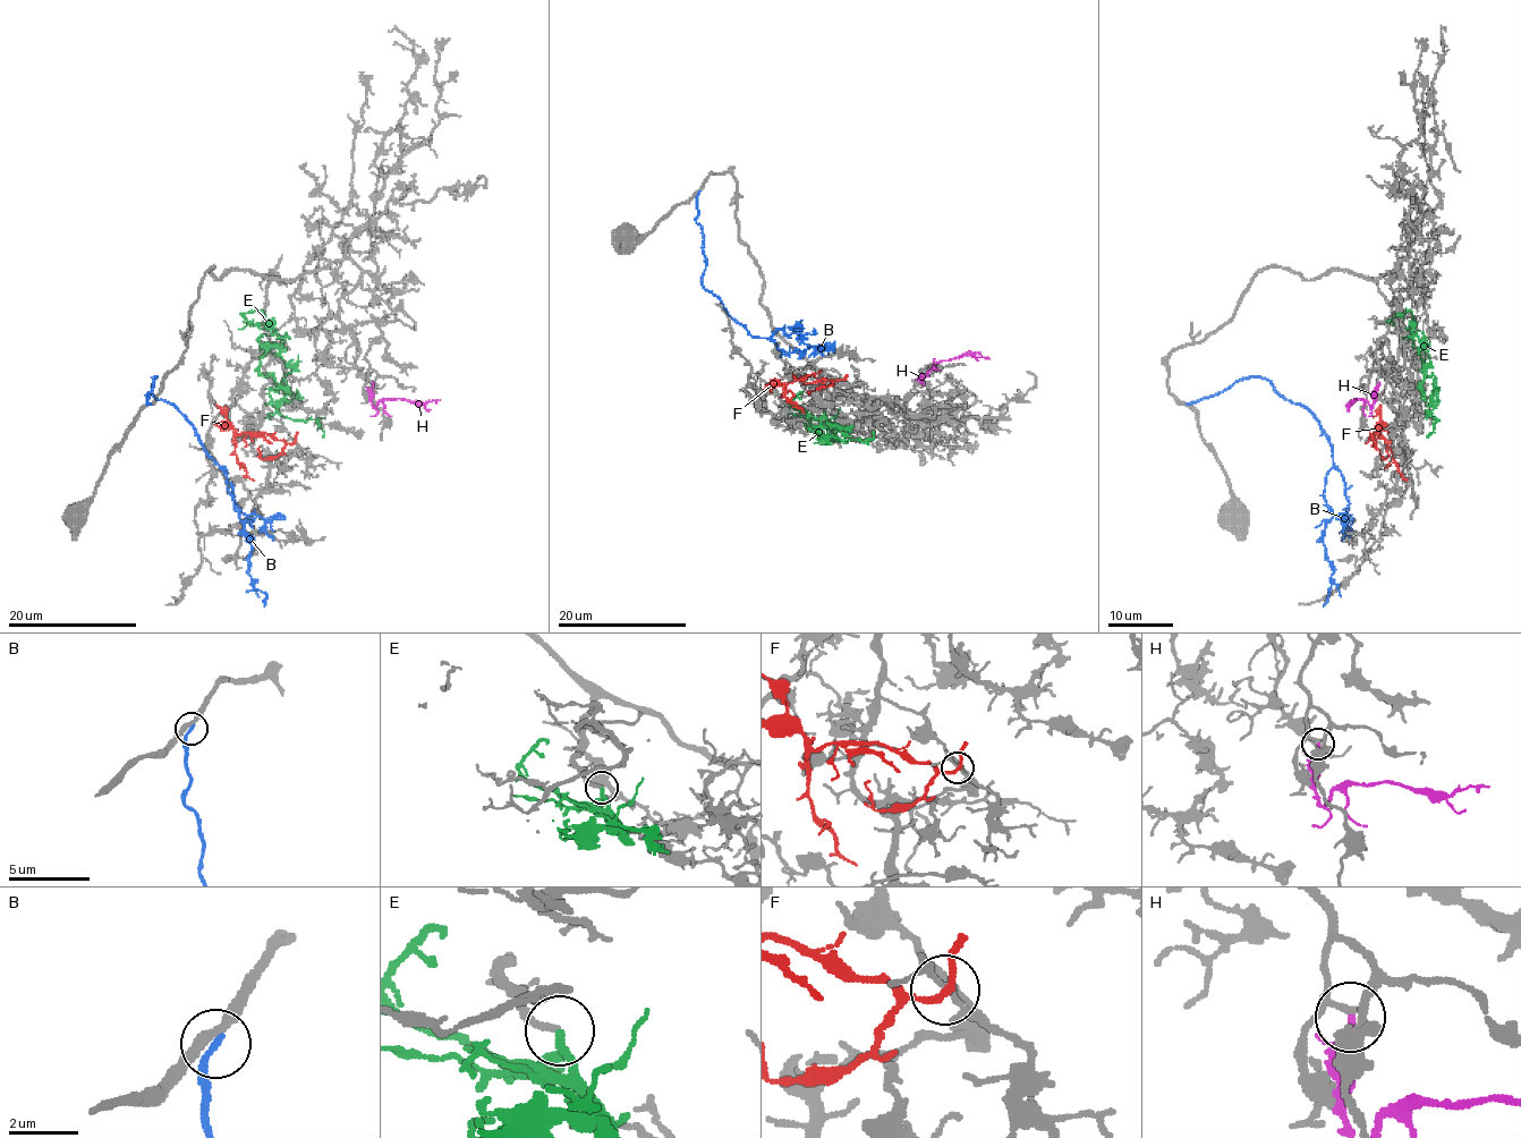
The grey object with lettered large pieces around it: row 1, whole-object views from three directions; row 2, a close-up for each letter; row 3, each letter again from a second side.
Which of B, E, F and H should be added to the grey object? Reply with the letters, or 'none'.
E

